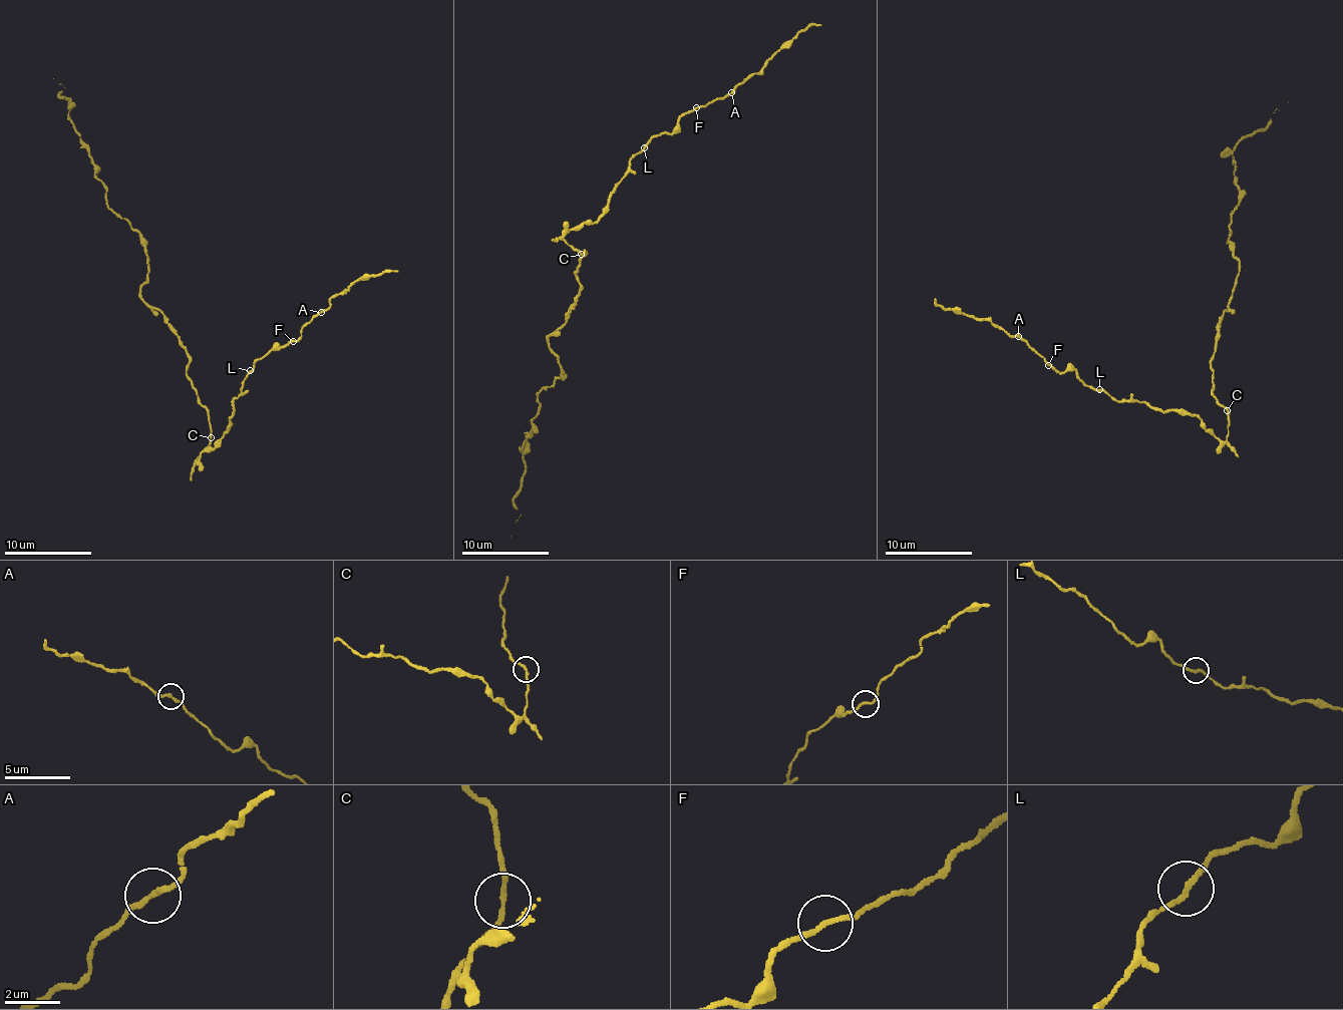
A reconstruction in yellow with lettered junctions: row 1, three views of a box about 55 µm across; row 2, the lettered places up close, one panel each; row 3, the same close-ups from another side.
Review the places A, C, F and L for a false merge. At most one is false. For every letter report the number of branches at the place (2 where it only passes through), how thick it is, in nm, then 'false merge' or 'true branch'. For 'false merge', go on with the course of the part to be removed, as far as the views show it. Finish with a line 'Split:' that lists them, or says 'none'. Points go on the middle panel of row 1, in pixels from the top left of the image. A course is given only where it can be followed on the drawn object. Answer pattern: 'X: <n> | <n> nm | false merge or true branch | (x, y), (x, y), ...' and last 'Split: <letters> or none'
A: 2 | 190 nm | true branch
C: 2 | 160 nm | true branch
F: 2 | 180 nm | true branch
L: 2 | 190 nm | true branch
Split: none

